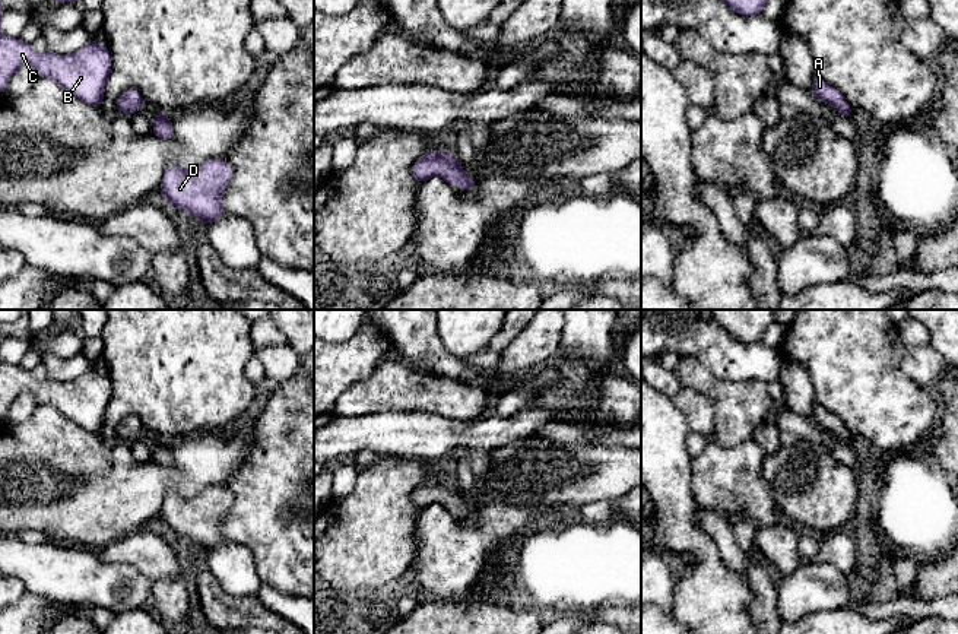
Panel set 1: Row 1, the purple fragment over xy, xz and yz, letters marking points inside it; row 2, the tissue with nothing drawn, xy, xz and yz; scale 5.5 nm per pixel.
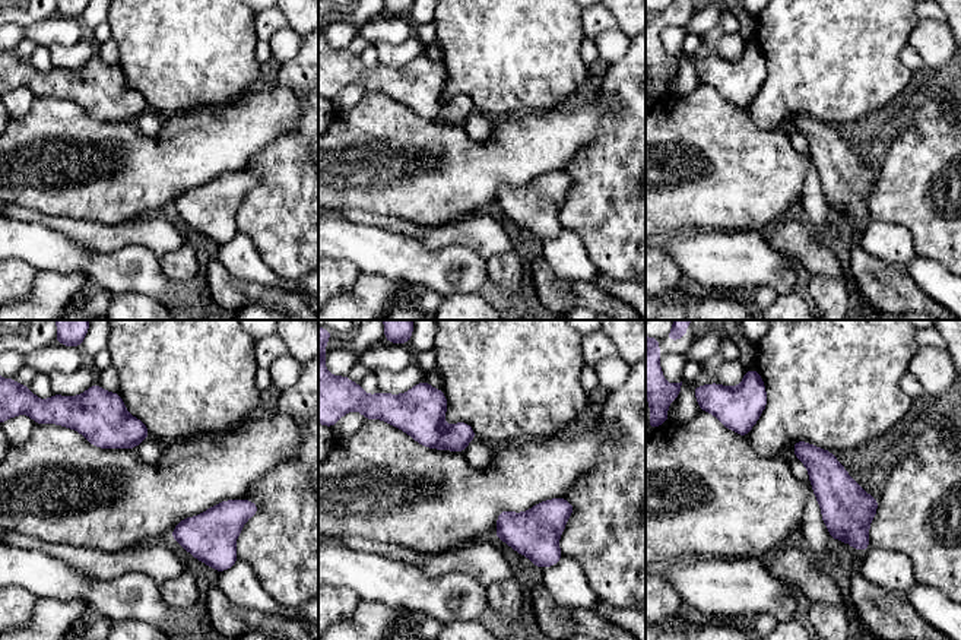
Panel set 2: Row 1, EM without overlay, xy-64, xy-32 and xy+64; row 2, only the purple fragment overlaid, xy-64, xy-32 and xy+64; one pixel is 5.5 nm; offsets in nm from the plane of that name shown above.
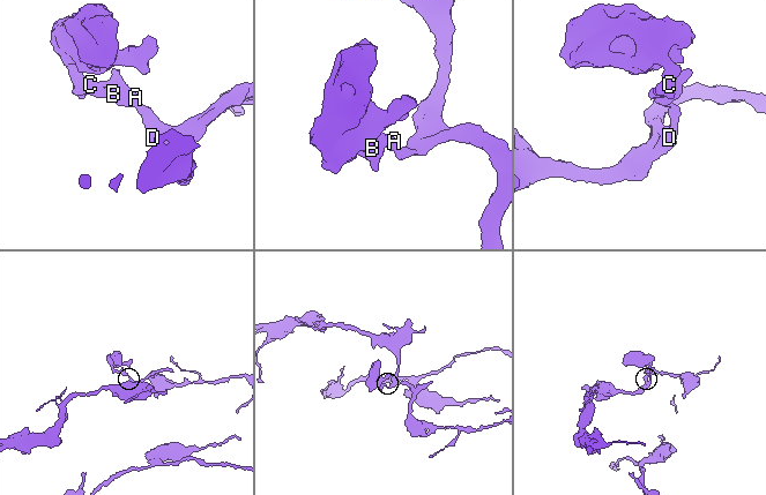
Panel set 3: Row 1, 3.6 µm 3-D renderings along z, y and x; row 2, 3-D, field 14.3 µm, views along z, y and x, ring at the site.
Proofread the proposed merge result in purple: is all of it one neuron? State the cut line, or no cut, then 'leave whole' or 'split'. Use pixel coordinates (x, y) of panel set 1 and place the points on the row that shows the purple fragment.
no cut | leave whole

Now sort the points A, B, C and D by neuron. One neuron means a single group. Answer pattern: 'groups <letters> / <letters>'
groups A B C D

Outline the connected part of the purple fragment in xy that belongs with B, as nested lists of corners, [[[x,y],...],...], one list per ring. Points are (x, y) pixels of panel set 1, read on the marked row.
[[[0,32],[0,93],[4,93],[13,73],[31,64],[38,77],[50,77],[85,104],[99,108],[111,72],[111,53],[96,39],[79,51],[61,56],[47,50],[39,54],[20,39]]]

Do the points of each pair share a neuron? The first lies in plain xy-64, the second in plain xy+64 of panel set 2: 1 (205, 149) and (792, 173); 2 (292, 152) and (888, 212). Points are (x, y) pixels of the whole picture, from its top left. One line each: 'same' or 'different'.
1: same
2: same

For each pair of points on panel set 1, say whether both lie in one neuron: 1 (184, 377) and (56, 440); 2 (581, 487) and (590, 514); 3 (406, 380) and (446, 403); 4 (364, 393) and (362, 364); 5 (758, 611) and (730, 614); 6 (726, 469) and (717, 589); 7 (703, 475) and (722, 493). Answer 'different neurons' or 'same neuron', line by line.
1: different neurons
2: different neurons
3: same neuron
4: different neurons
5: different neurons
6: different neurons
7: same neuron

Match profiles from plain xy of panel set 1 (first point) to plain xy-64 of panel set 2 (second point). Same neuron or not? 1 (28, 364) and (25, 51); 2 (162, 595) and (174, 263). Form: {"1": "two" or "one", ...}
{"1": "one", "2": "one"}

